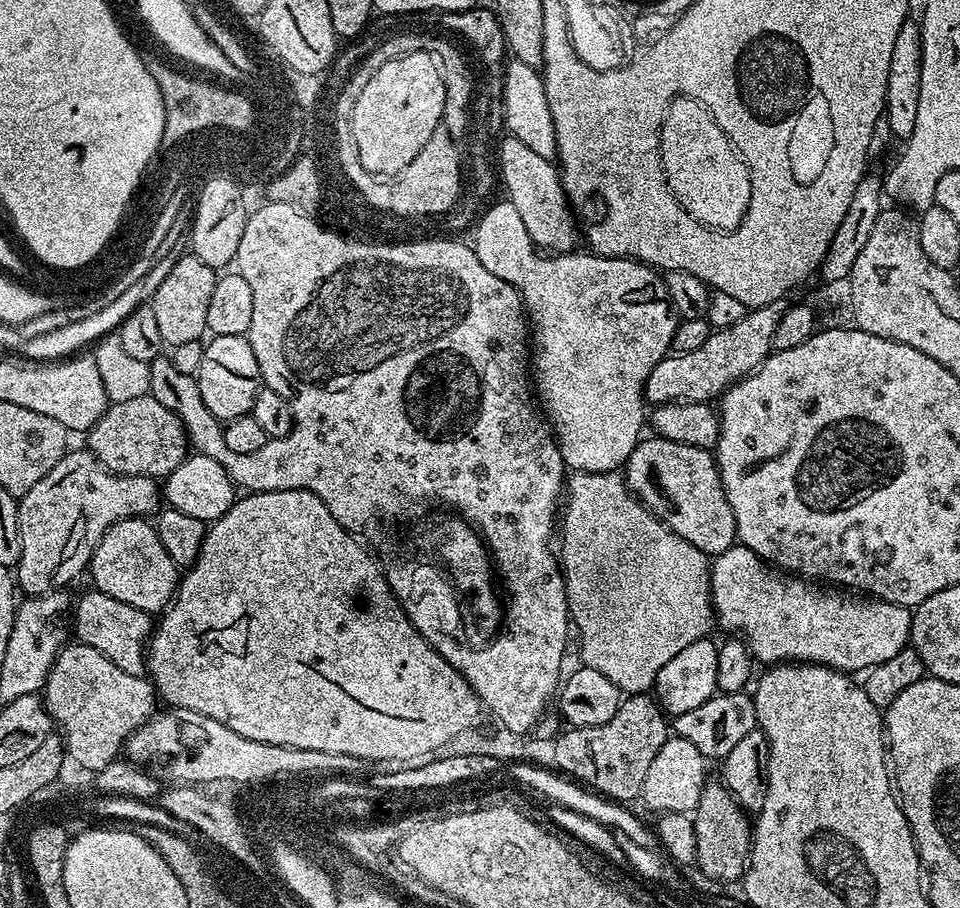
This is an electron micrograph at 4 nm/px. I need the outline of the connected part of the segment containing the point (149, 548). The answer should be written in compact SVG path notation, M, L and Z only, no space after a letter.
M144 518L119 520L109 526L92 555L91 572L91 587L95 591L110 594L110 598L118 598L118 602L149 614L163 613L182 579L181 569L166 554L162 542L158 542L155 527Z

